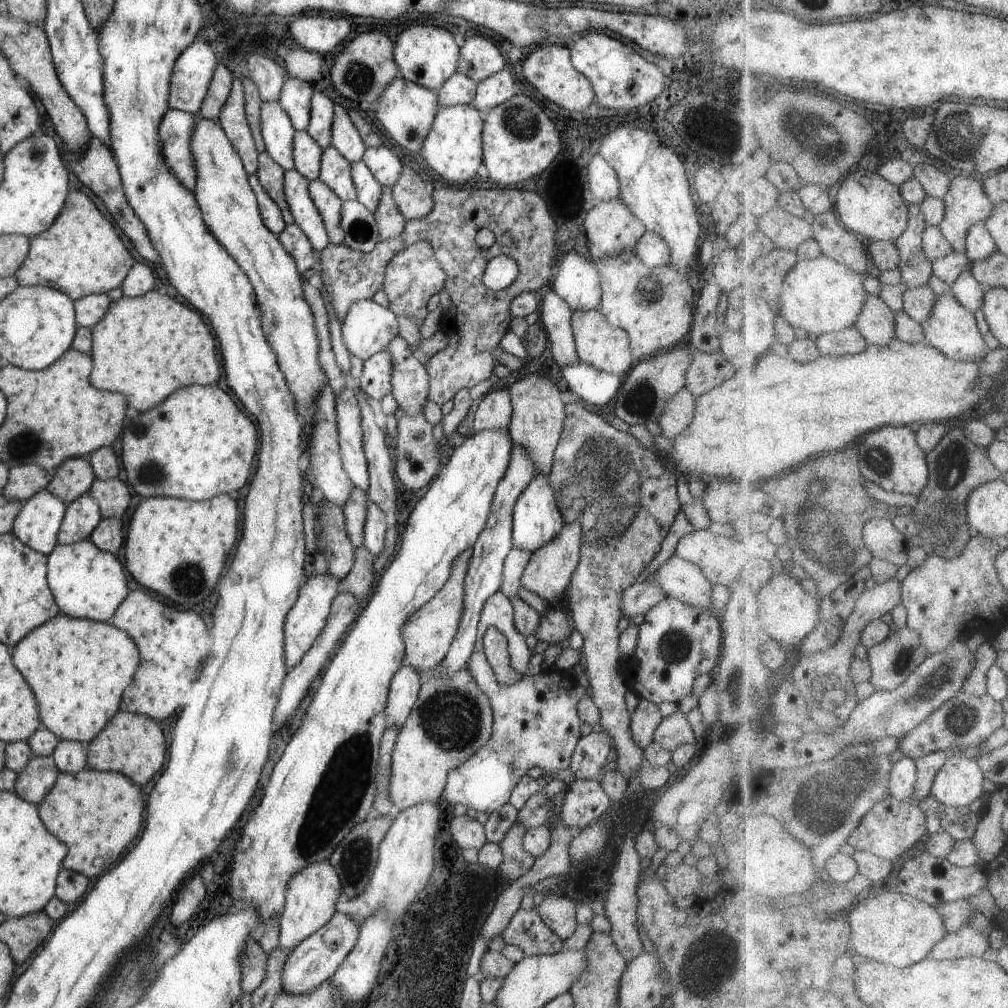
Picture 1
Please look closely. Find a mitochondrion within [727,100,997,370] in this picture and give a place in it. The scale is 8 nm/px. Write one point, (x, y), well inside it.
(957, 140)

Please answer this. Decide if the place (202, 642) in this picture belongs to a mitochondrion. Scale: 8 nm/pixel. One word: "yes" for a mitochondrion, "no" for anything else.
no

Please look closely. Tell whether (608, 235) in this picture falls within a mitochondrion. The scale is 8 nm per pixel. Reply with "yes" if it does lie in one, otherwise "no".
no

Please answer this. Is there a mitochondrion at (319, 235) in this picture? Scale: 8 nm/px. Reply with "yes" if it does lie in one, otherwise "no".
no

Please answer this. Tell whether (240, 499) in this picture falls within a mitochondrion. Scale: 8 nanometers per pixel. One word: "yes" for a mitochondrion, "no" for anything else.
no

